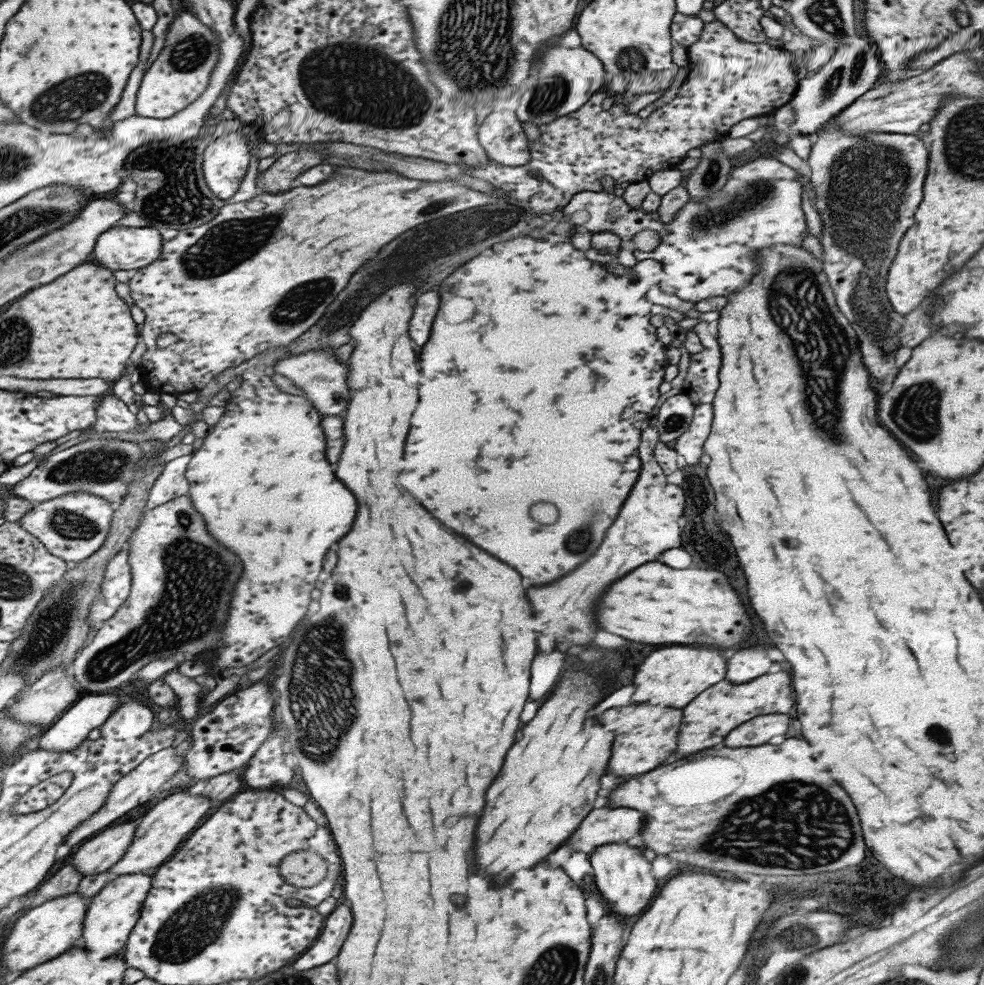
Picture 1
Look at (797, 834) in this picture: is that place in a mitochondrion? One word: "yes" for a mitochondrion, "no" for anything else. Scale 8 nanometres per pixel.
yes

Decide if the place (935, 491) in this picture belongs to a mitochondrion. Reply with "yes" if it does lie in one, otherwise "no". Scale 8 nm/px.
no

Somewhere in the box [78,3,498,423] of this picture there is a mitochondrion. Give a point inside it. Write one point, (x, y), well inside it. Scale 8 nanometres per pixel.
(348, 82)

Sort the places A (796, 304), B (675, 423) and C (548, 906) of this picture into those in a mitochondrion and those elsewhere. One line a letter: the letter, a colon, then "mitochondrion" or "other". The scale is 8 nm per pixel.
A: mitochondrion
B: mitochondrion
C: other

